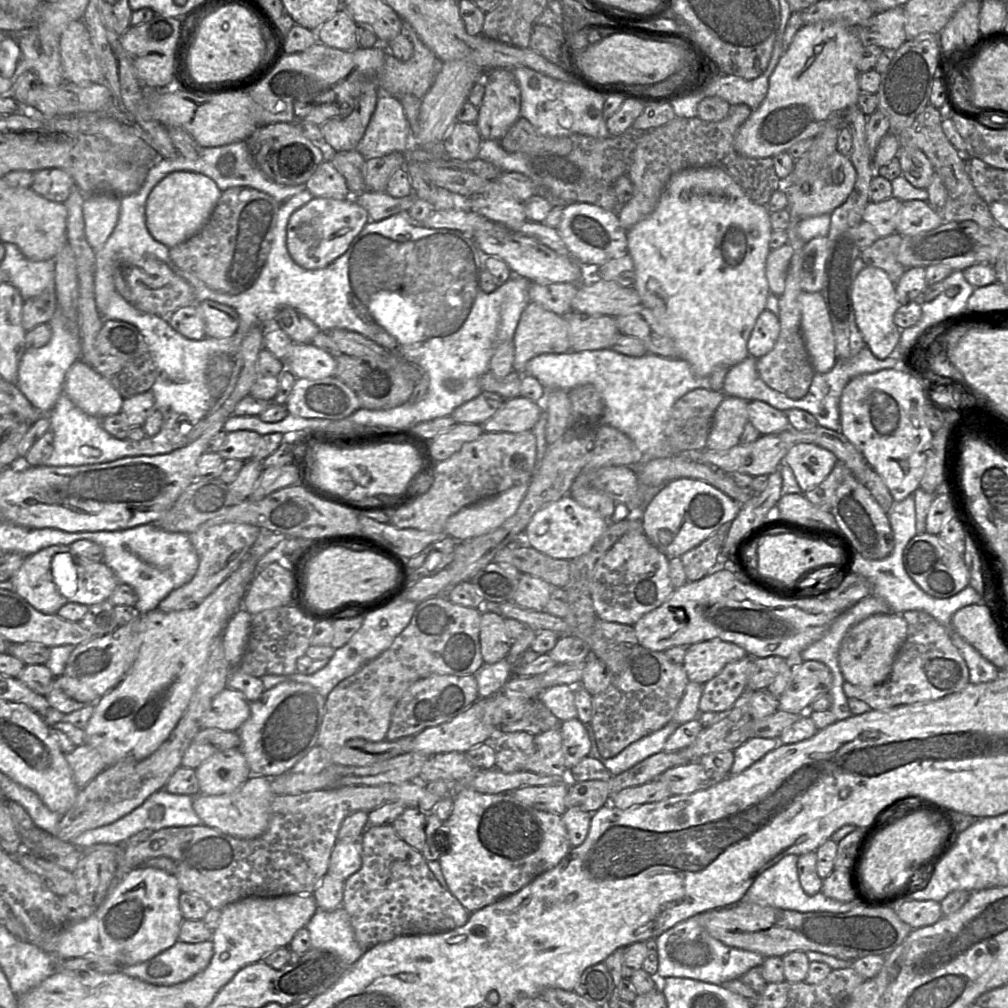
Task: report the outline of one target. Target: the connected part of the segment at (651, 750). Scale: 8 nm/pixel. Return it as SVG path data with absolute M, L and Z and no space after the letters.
M670 721L660 730L633 742L615 757L604 758L598 751L594 730L591 724L584 725L591 741L591 749L588 756L603 763L612 776L616 776L632 768L646 758L663 751L667 739L679 726L678 723Z

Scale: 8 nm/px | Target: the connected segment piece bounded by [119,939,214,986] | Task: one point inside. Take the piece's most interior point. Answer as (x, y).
(182, 961)

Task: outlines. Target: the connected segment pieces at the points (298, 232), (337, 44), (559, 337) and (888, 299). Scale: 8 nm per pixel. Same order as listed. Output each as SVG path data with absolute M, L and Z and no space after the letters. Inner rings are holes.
M314 197L290 216L287 225L287 249L294 262L300 267L307 270L325 268L347 251L352 240L368 222L367 211L351 197L345 200Z
M342 7L317 30L317 42L343 51L353 51L359 46L357 24Z
M534 302L522 312L513 342L513 369L520 373L524 373L526 363L538 355L571 351L565 317Z
M872 266L862 269L852 282L852 302L857 327L873 355L882 360L894 354L901 335L901 330L894 323L900 303L896 297L895 284L888 274Z

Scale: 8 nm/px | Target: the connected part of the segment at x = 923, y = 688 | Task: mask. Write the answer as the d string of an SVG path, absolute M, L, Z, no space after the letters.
M911 610L901 615L907 622L907 635L896 654L887 680L872 687L859 687L846 681L843 684L847 698L861 700L872 710L938 700L961 691L969 683L968 667L952 643L949 630L924 611Z

